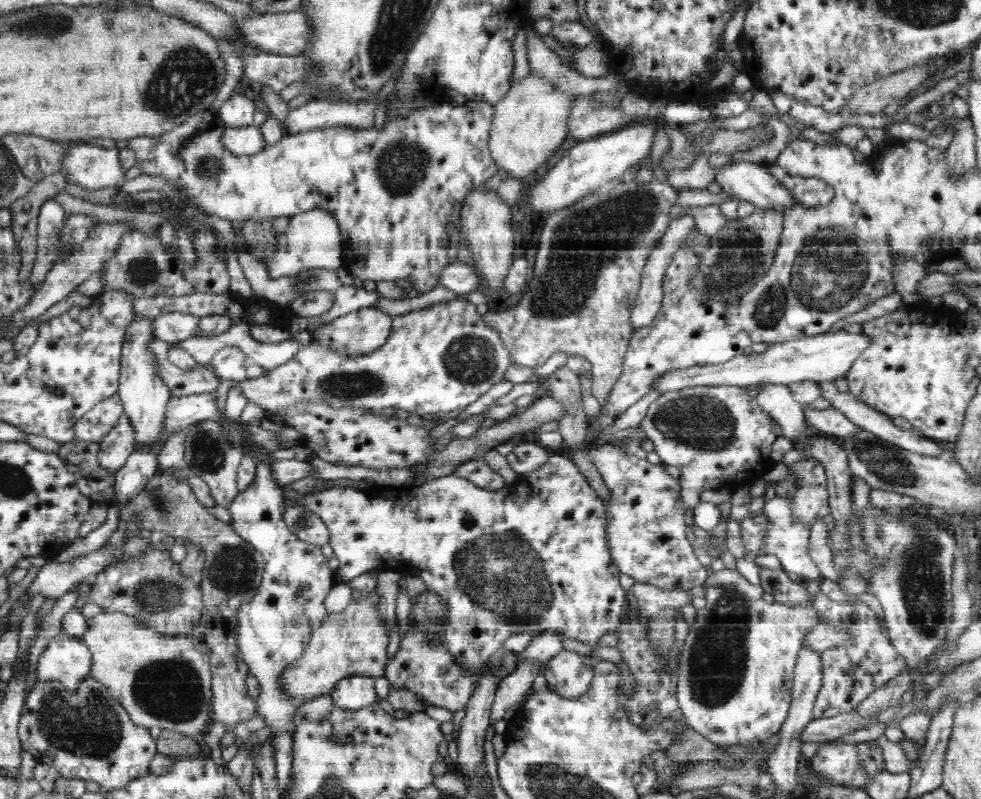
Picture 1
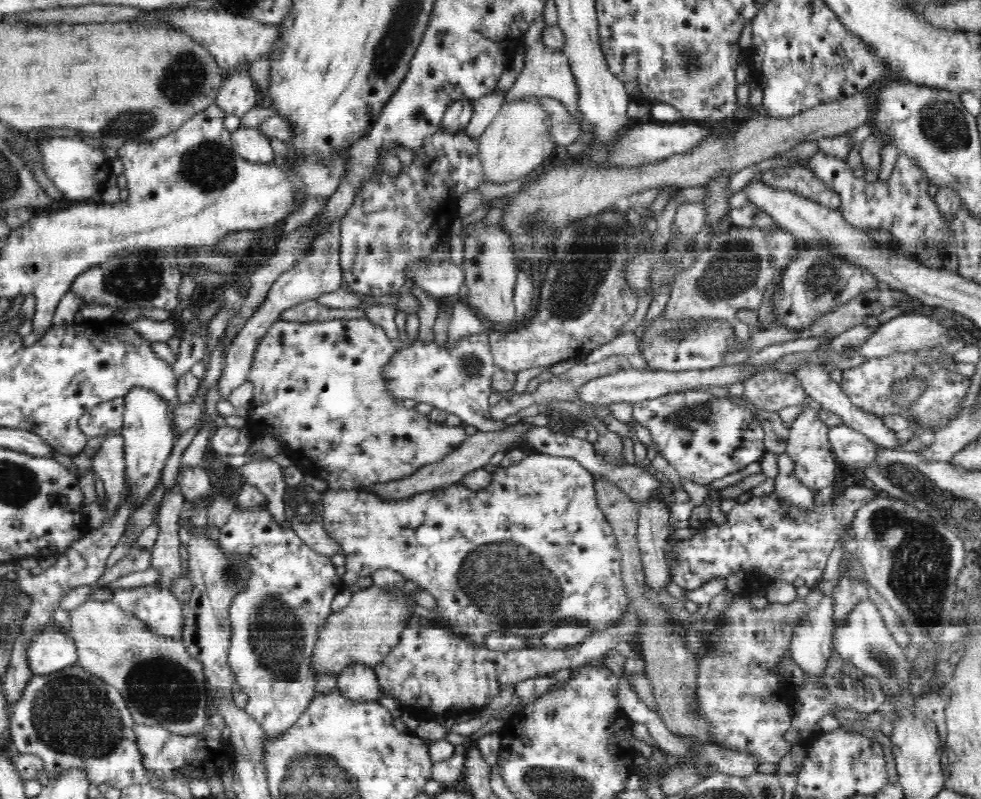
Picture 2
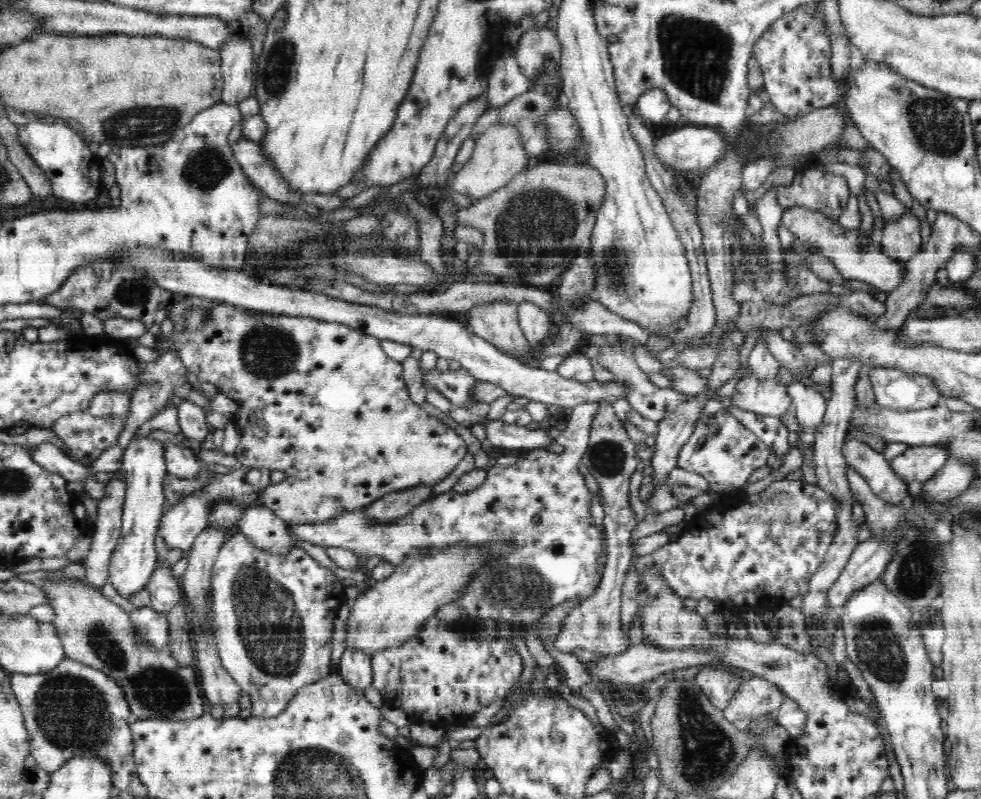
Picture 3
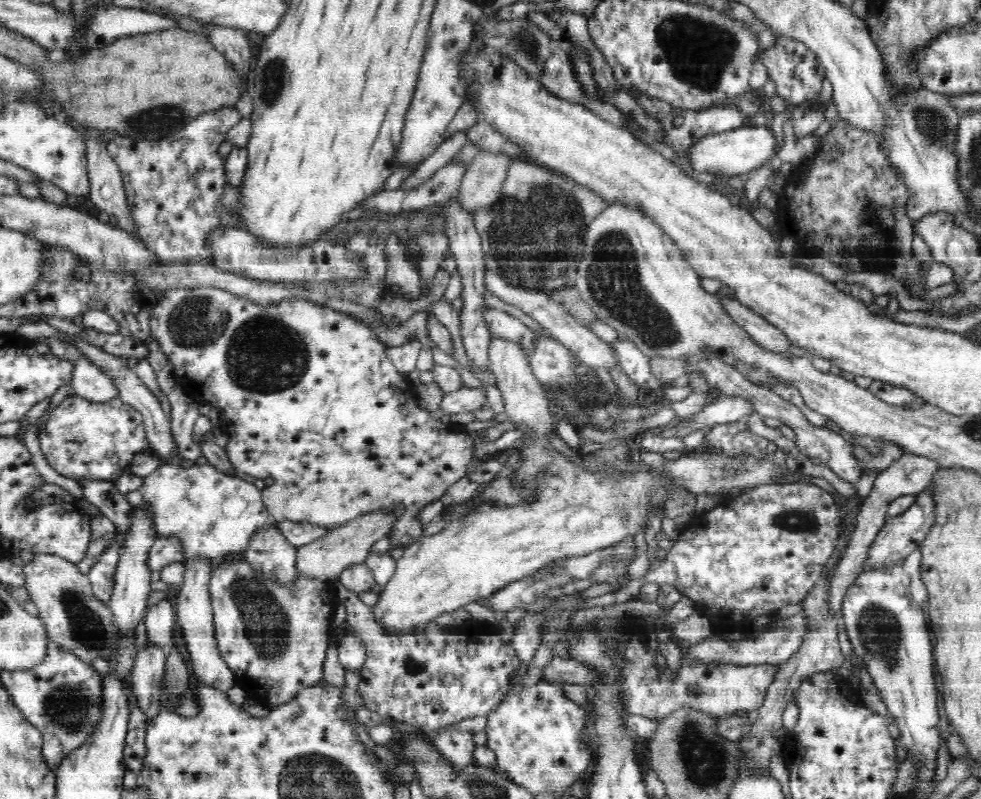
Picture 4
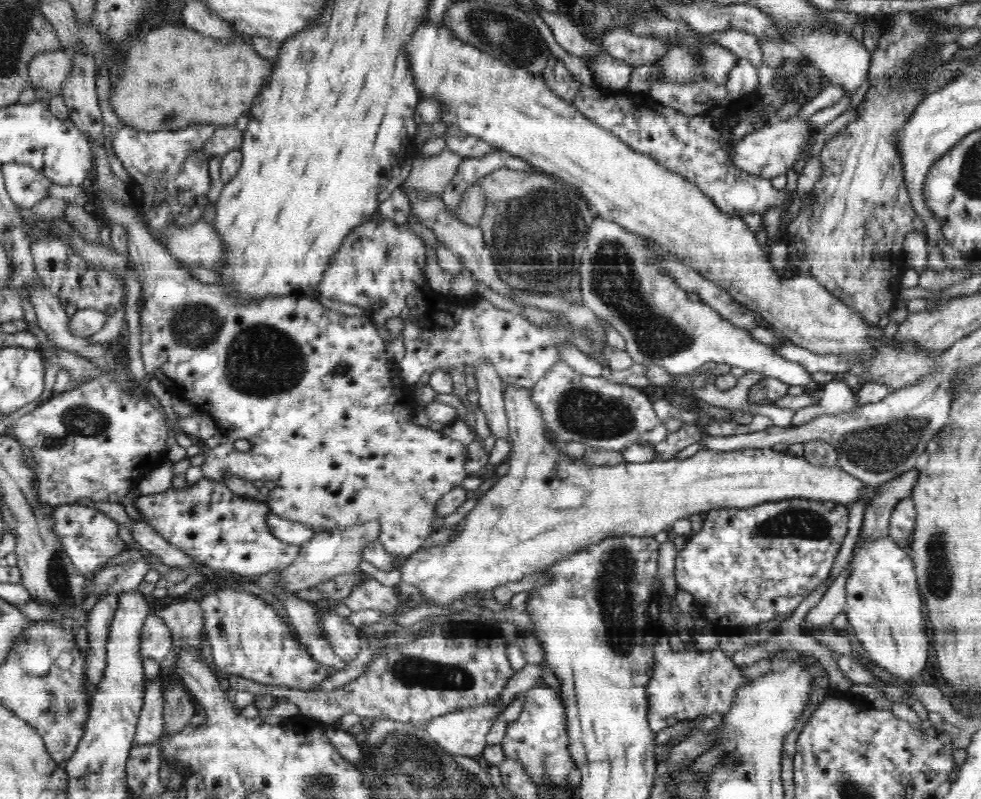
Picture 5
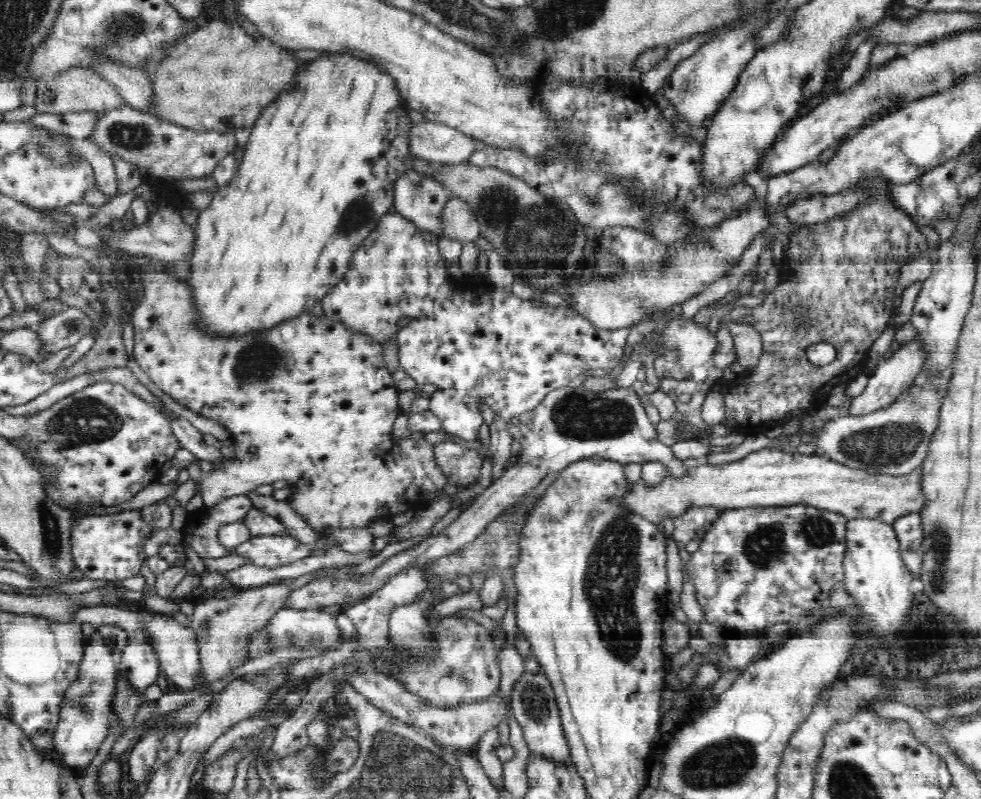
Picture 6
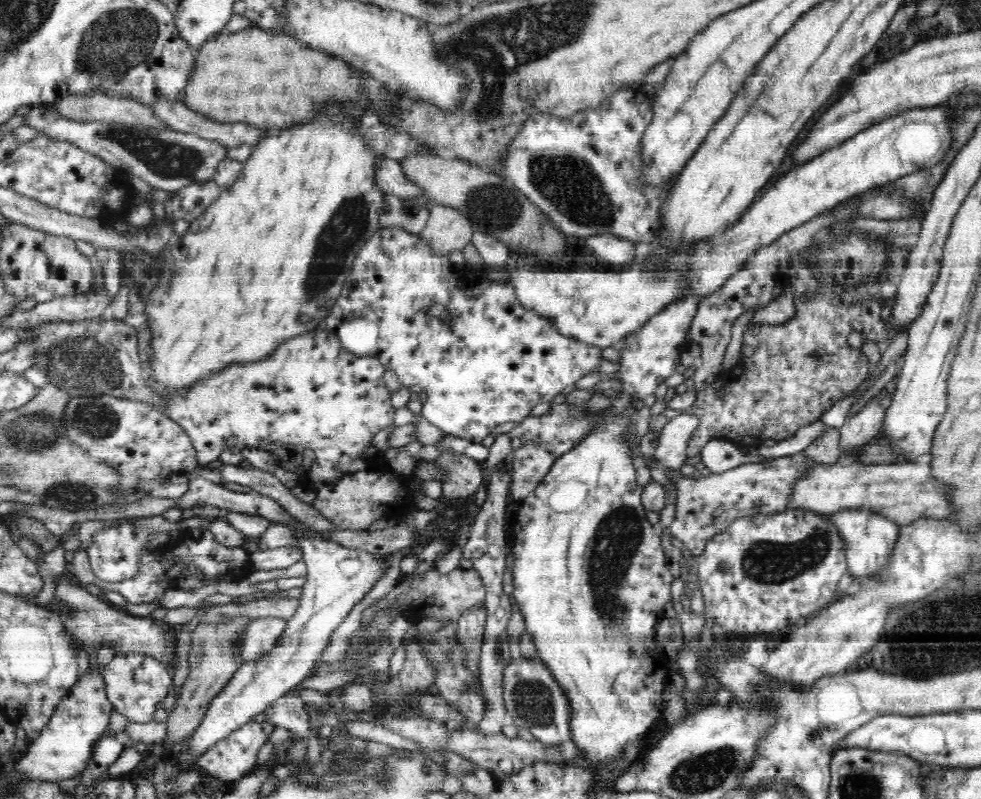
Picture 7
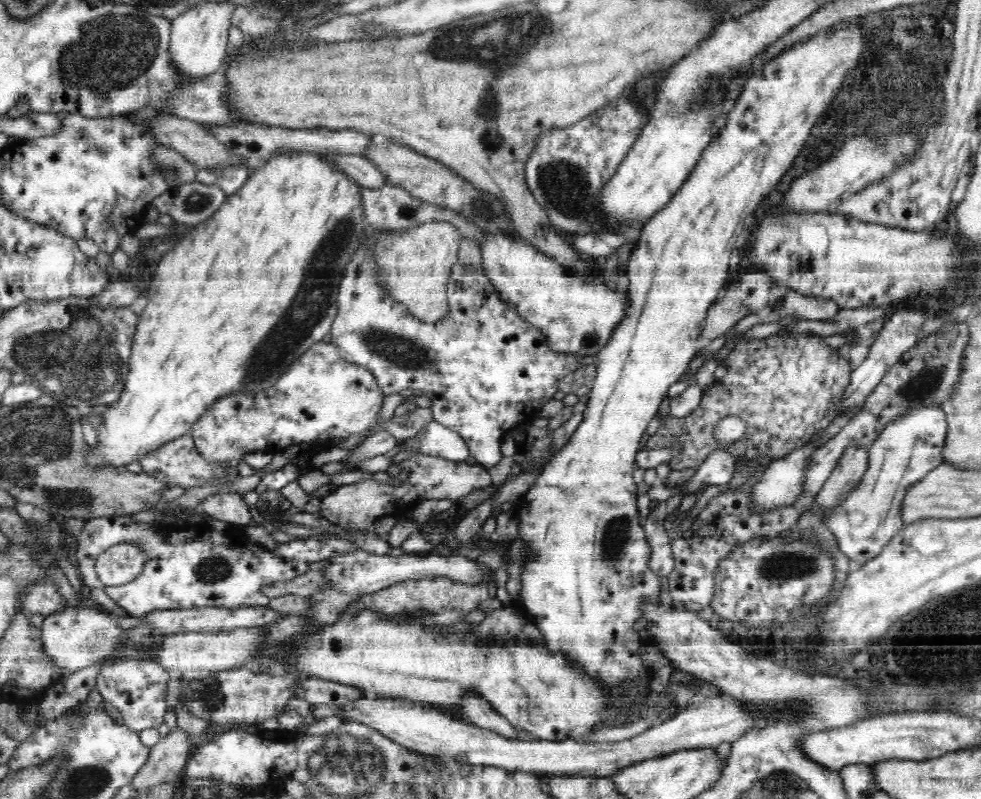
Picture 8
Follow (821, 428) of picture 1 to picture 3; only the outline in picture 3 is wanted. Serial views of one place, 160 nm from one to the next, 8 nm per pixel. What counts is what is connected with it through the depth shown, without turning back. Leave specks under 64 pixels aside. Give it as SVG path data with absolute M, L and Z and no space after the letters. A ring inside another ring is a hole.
M856 438L846 439L841 451L847 466L860 477L864 477L871 491L886 501L886 504L900 505L908 501L909 490L906 482L894 473L890 461L883 453Z

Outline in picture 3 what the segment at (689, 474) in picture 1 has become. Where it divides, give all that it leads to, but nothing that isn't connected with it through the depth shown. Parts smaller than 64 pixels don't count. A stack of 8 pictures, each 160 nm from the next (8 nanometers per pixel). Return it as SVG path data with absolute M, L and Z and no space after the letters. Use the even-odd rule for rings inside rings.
M620 343L602 347L601 350L598 351L598 354L598 363L603 368L612 372L614 380L627 388L626 398L631 408L639 412L644 418L654 420L656 423L662 422L662 420L664 420L668 414L672 414L678 406L682 406L684 402L690 400L690 395L676 391L676 389L672 389L672 387L663 389L656 386L656 384L648 378L648 375L638 367L634 355L628 353L628 351L620 350ZM720 410L710 417L702 412L694 430L680 447L676 466L700 474L710 483L709 488L714 492L729 492L743 488L752 472L766 465L769 455L769 447L732 413Z

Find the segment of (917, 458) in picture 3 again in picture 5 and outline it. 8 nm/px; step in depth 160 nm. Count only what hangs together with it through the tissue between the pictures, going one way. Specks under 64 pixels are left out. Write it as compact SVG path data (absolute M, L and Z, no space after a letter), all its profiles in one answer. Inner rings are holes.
M916 467L880 485L880 494L866 506L863 523L857 540L878 540L889 536L891 511L900 500L910 497L920 470ZM852 555L846 564L846 568L838 574L837 578L829 584L821 600L808 611L802 624L802 632L809 634L807 631L814 626L822 624L831 627L831 622L840 614L845 612L848 593L846 593L846 582L850 576L850 564L852 564Z

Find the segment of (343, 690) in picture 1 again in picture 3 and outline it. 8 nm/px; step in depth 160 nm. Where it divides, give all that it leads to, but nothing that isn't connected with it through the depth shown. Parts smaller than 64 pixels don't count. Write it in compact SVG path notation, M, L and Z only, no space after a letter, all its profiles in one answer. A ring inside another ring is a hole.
M346 647L339 664L338 674L346 683L363 694L365 688L371 686L373 679L371 663L370 654Z

